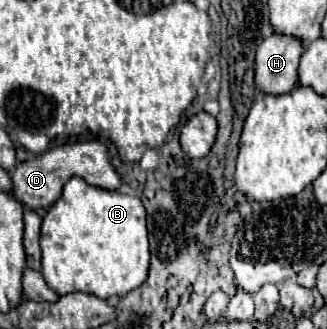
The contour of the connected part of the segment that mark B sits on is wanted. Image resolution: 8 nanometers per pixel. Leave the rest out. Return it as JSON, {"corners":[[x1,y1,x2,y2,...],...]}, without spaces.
{"corners":[[78,176,64,184,62,198,44,216,40,246,42,276,60,296,80,290,108,300,126,296,148,278,150,244,140,198,94,188]]}

